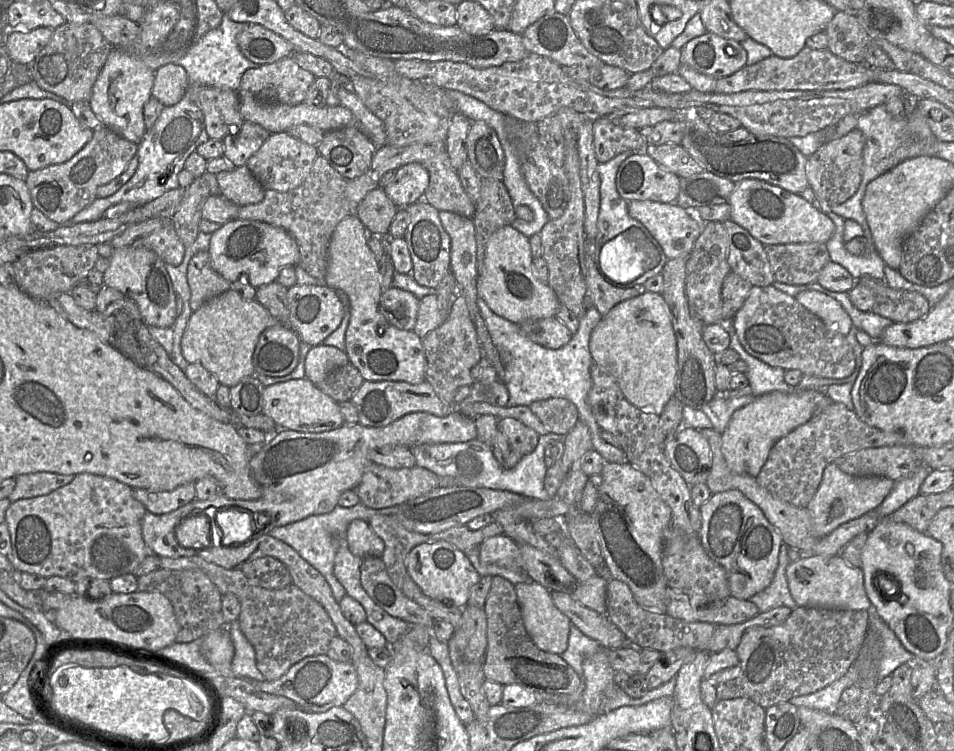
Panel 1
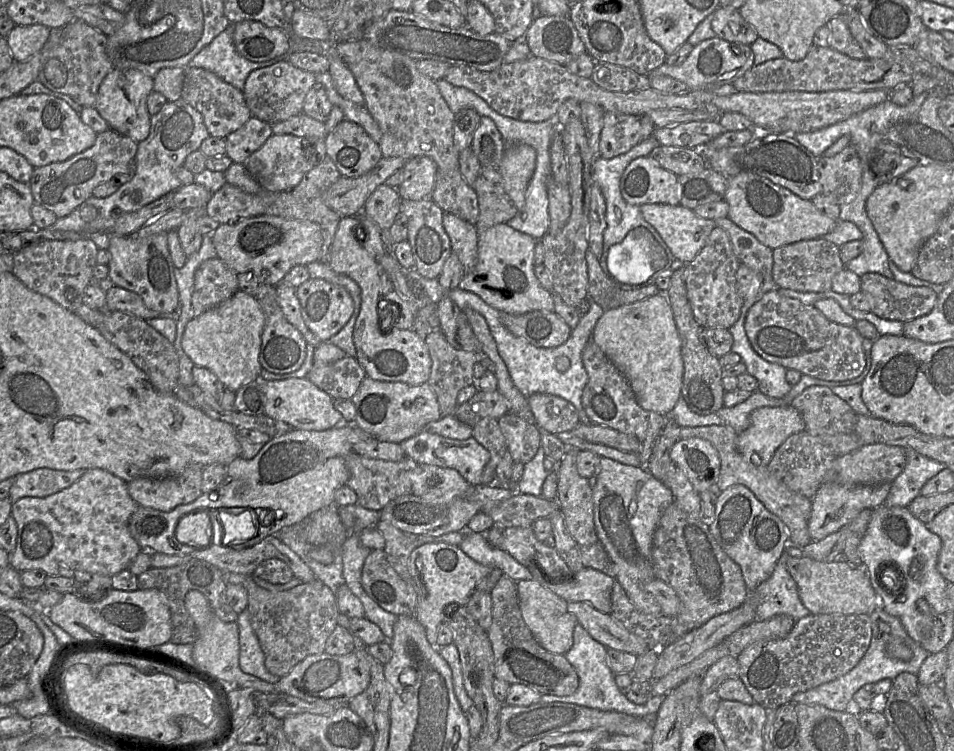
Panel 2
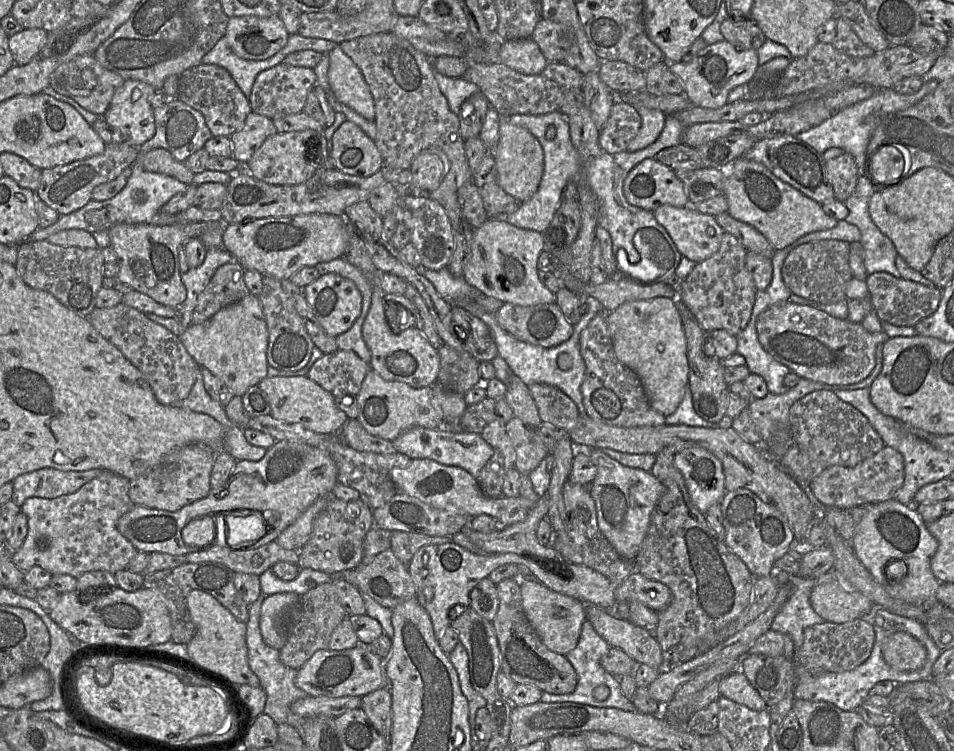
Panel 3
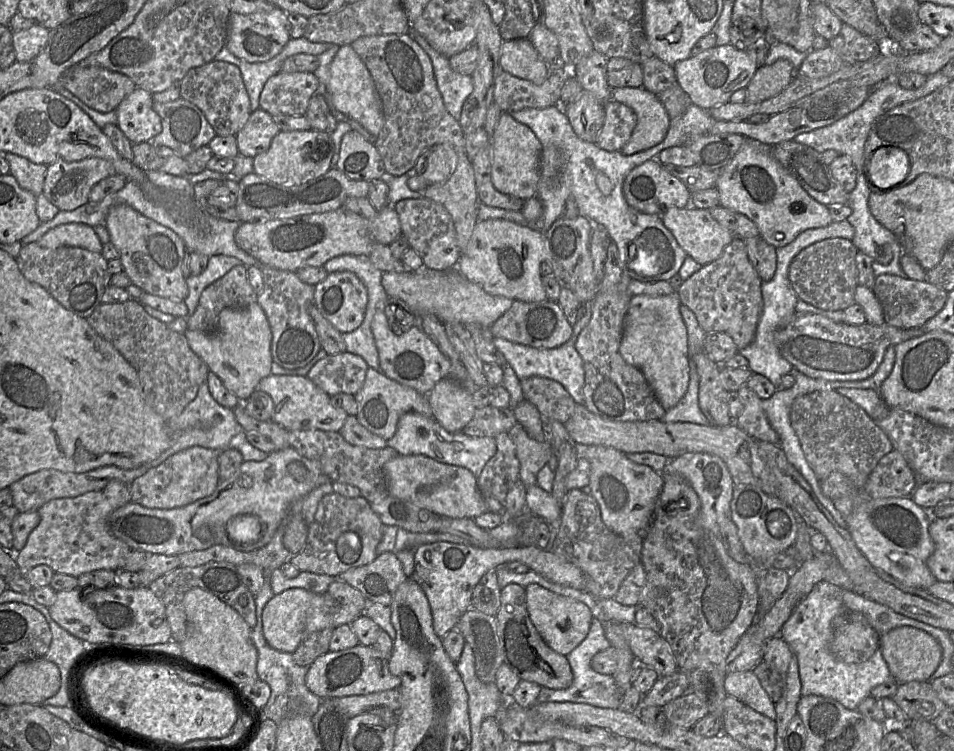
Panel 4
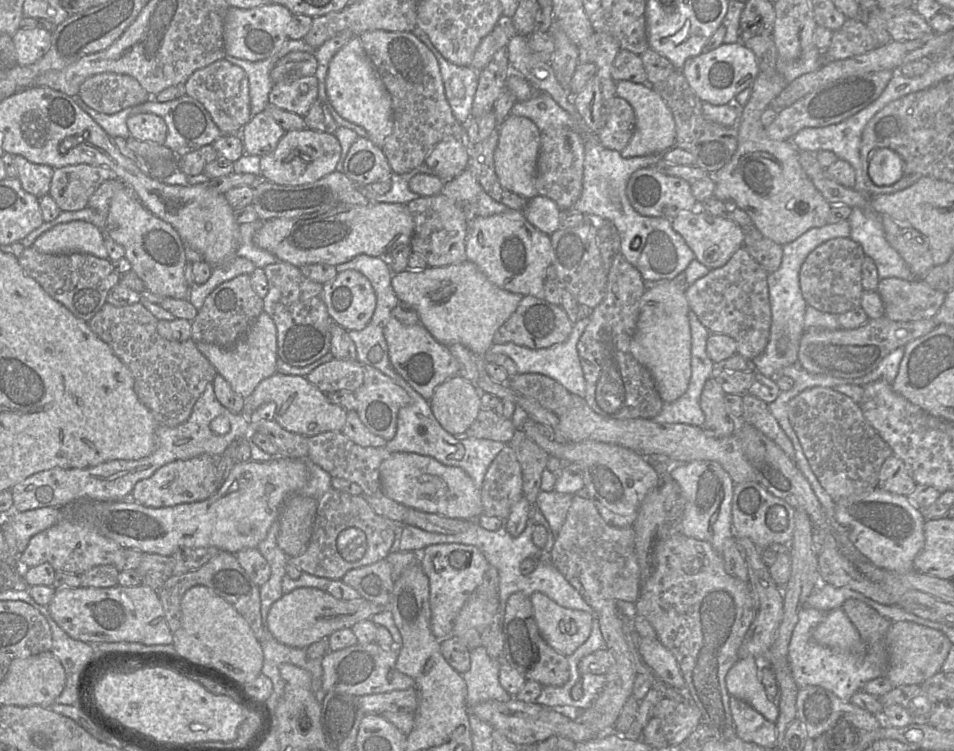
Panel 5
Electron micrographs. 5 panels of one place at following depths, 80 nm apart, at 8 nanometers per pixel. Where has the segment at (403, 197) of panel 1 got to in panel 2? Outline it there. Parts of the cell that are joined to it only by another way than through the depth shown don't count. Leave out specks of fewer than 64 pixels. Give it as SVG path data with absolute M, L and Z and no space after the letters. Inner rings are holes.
M426 156L412 158L403 166L403 181L397 186L402 200L429 198L437 173L436 162Z

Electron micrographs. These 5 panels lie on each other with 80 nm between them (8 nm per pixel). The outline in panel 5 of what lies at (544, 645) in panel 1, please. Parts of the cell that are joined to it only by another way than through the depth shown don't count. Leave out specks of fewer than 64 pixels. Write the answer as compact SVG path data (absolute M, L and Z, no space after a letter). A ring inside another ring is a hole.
M541 592L530 599L538 628L554 650L568 657L588 640L595 619L591 613L564 607Z

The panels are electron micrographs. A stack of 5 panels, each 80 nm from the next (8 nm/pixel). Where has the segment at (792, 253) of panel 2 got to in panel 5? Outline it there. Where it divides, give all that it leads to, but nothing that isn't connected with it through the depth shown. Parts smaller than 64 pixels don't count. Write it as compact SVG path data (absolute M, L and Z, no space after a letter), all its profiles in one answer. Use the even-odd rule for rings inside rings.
M835 238L815 248L805 259L799 273L800 289L807 305L833 314L860 307L864 292L861 268L865 257L861 245L851 238Z

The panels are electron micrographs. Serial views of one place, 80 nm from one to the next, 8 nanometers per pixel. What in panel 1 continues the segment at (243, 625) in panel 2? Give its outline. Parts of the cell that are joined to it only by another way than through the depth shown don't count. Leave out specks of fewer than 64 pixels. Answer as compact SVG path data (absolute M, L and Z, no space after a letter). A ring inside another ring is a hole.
M238 621L227 624L225 628L229 631L235 653L231 663L234 677L265 681L263 674L256 665L255 650L245 635L241 632Z

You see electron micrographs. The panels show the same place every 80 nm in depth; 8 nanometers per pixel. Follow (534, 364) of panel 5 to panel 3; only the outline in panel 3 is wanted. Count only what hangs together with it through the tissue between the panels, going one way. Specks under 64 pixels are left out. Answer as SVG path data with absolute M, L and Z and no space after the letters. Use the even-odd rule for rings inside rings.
M588 296L585 302L588 306L588 312L580 318L576 325L573 326L571 337L567 341L550 348L533 345L516 339L499 326L496 320L496 314L485 313L481 315L480 318L491 329L498 349L498 355L507 362L513 374L518 376L527 386L534 383L541 383L560 389L575 402L580 416L587 415L581 393L581 386L585 380L586 366L580 353L580 334L588 326L590 321L598 313L603 311L603 306L592 296ZM562 353L568 354L572 357L572 366L570 369L565 371L561 370L557 365L557 358Z

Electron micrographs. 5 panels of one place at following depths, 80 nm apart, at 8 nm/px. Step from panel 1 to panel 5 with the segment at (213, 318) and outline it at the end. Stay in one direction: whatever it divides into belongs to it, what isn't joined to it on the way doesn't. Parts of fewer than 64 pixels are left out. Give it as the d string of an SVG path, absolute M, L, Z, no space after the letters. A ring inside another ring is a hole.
M265 311L258 316L247 334L232 348L225 349L205 342L195 343L197 349L209 360L217 373L244 398L250 396L262 380L277 373L277 329Z

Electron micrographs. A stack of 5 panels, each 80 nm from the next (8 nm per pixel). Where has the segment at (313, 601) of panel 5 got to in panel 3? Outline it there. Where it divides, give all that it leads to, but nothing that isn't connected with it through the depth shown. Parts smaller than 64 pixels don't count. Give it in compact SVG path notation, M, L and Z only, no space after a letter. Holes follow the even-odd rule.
M294 592L265 597L260 612L260 631L265 644L277 650L285 645L285 621L289 611L298 605L299 598Z

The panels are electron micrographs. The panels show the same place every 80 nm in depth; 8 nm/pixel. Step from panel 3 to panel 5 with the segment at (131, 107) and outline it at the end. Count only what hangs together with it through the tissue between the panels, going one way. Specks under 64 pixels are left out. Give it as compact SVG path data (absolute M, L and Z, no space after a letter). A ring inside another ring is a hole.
M139 113L127 119L130 137L145 142L164 144L167 125L162 117L152 113Z

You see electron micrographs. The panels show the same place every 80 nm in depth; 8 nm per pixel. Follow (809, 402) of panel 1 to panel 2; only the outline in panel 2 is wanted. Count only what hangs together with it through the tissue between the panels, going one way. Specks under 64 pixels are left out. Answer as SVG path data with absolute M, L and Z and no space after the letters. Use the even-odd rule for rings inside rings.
M792 405L758 408L752 412L748 428L738 433L737 447L744 458L752 464L756 466L767 466L776 450L788 437L804 430L804 419Z

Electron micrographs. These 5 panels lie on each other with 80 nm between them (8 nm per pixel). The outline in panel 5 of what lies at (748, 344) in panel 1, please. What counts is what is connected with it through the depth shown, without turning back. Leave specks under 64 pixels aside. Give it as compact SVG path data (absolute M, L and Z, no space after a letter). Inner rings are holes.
M883 316L869 319L857 329L808 327L799 342L797 362L809 373L845 379L860 378L875 370L889 353L923 337L937 326L933 319L897 322Z

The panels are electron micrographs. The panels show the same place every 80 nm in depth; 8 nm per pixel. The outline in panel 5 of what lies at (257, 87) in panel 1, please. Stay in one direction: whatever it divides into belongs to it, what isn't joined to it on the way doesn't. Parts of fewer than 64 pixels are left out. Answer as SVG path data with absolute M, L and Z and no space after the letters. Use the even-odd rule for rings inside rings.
M313 75L291 83L274 83L268 101L283 110L305 116L317 98L318 80Z

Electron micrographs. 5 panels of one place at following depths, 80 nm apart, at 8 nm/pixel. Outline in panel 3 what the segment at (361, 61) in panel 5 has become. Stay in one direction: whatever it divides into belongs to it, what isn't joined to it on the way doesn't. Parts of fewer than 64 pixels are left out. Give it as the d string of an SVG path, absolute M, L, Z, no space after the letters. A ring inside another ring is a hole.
M338 45L328 55L328 80L337 100L367 120L374 121L373 96L360 69Z

